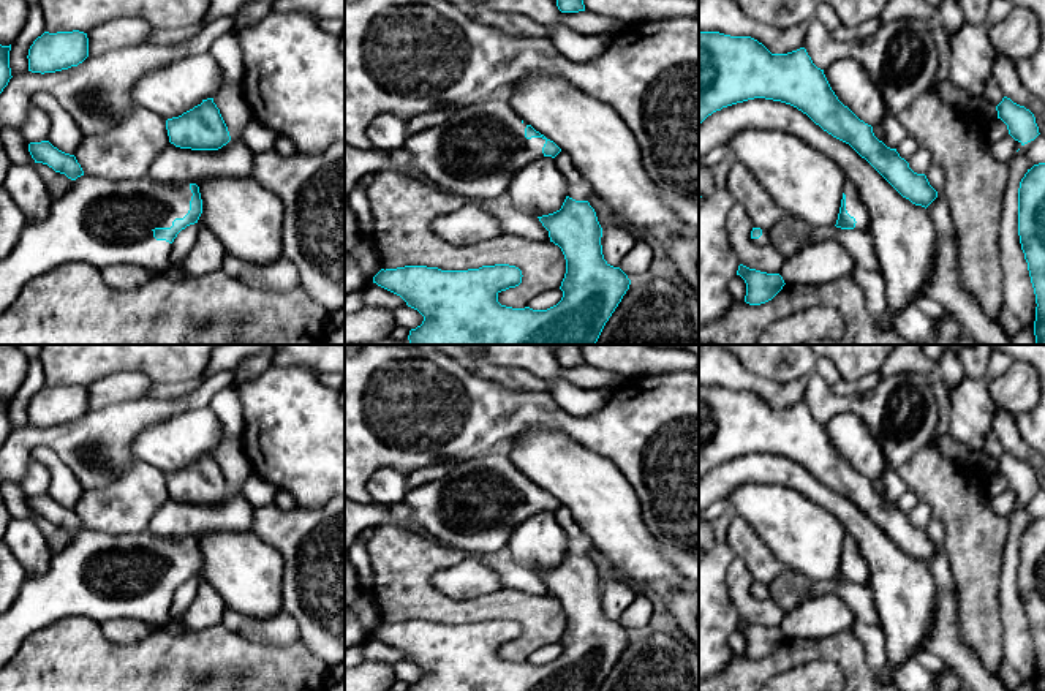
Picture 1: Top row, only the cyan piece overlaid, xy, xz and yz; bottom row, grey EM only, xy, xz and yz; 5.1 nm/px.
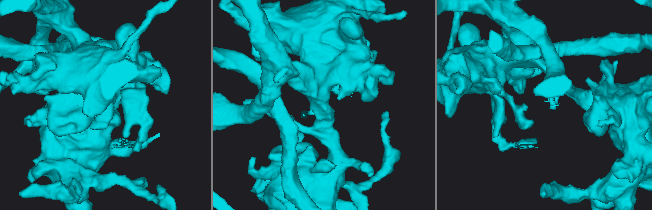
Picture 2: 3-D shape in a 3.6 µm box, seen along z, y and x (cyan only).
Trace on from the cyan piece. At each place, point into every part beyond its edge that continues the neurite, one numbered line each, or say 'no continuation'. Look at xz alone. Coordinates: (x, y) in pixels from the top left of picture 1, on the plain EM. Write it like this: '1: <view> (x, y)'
1: xz (475, 508)

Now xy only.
1: xy (100, 576)

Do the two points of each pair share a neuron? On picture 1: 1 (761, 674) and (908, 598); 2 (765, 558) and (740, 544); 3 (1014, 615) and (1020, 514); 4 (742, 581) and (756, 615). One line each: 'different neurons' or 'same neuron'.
1: different neurons
2: same neuron
3: same neuron
4: same neuron

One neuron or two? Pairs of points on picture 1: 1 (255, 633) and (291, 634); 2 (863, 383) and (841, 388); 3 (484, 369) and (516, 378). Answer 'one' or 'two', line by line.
1: one
2: one
3: one

